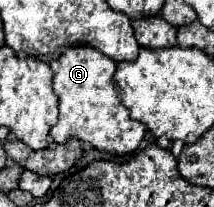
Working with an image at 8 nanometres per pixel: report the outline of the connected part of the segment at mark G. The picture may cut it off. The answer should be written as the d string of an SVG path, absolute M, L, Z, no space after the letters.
M87 46L67 48L59 60L51 62L55 74L53 90L59 98L59 122L51 128L53 142L65 144L71 138L77 138L111 156L123 156L137 150L147 128L131 120L129 110L121 104L113 84L115 68L115 60L109 60L95 48Z

